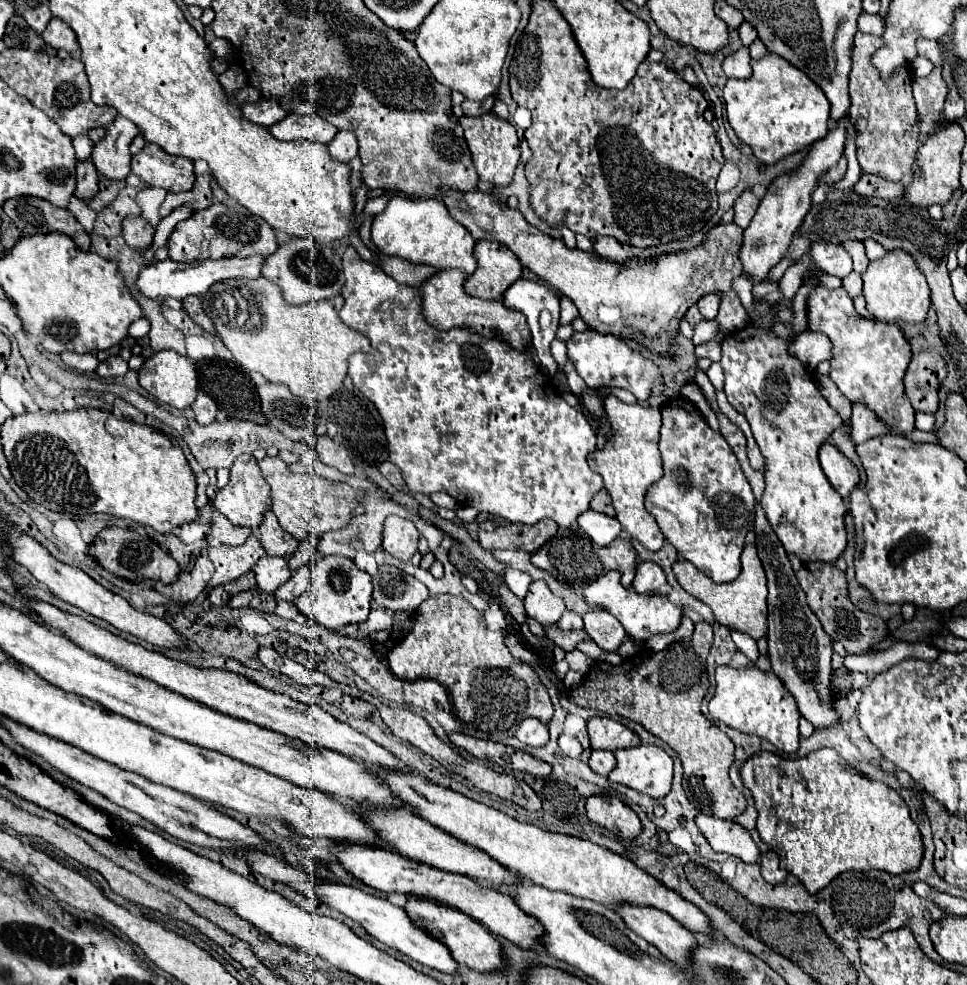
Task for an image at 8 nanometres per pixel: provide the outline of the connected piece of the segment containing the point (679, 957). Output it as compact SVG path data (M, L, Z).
M630 902L616 906L618 916L622 916L624 924L632 932L636 932L648 944L656 946L668 960L680 964L682 968L688 964L690 948L696 944L696 938L688 928L668 916L668 912L652 906L638 906Z

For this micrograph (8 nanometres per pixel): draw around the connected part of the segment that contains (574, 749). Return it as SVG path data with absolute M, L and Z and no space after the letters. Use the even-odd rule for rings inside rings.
M560 734L558 746L560 746L562 752L564 752L566 756L570 756L570 758L580 758L580 754L582 754L582 746L580 746L580 742L578 742L574 736Z

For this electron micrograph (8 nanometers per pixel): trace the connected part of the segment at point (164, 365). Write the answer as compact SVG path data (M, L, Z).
M162 350L142 364L138 382L162 404L184 410L194 402L198 376L190 358L172 350Z

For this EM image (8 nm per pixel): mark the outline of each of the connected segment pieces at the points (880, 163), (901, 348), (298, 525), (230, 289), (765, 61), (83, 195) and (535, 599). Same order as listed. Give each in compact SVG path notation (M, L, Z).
M858 32L854 38L850 72L850 120L854 120L854 128L858 132L856 154L862 170L888 178L892 182L902 182L902 178L912 172L914 152L920 144L920 132L916 130L916 102L910 86L912 72L902 70L898 76L894 76L894 80L890 80L890 84L886 84L886 80L878 80L878 72L870 68L870 56L880 46L882 38L872 34Z
M818 286L808 300L808 328L814 332L826 334L832 340L834 358L830 360L830 364L832 364L830 378L848 400L864 402L868 408L872 408L878 414L878 418L882 418L886 424L890 424L894 428L894 432L908 432L914 428L914 408L912 408L912 404L908 404L904 388L902 388L902 376L910 364L912 354L910 354L910 344L904 338L902 328L898 324L882 324L876 320L862 318L854 310L852 298L842 288L828 290L824 286Z
M266 456L260 462L260 470L264 480L270 484L272 510L284 532L292 534L298 542L304 542L306 536L322 536L330 530L340 530L352 520L354 508L360 504L364 496L362 490L352 488L346 482L330 482L316 474L296 474L290 472L288 466L276 456Z
M236 278L212 284L210 290L202 296L202 302L206 316L214 322L218 338L244 370L256 370L270 382L286 384L294 396L306 400L320 402L338 392L346 376L348 356L354 352L370 352L370 340L366 340L366 336L362 336L360 332L348 328L328 300L316 300L304 306L290 306L284 302L280 290L266 278Z
M766 54L760 60L752 60L752 76L746 80L730 78L724 86L724 102L728 112L728 122L734 128L736 136L754 148L754 156L766 164L774 164L780 158L794 154L802 148L808 148L812 142L824 138L828 134L830 120L830 102L824 92L798 68L794 68L788 60Z
M92 160L78 162L78 172L76 172L76 198L78 200L92 200L98 194L98 172L92 164Z
M532 582L524 598L526 612L538 620L542 626L552 626L564 614L564 600L554 596L544 582Z

